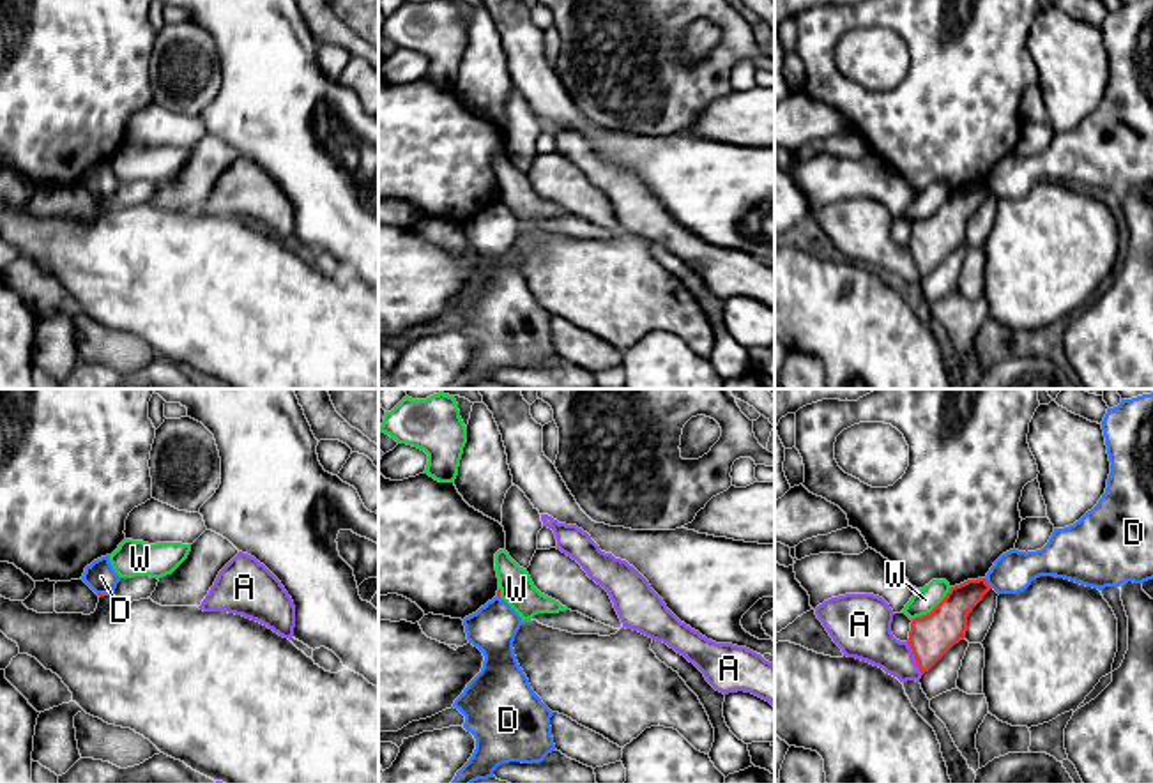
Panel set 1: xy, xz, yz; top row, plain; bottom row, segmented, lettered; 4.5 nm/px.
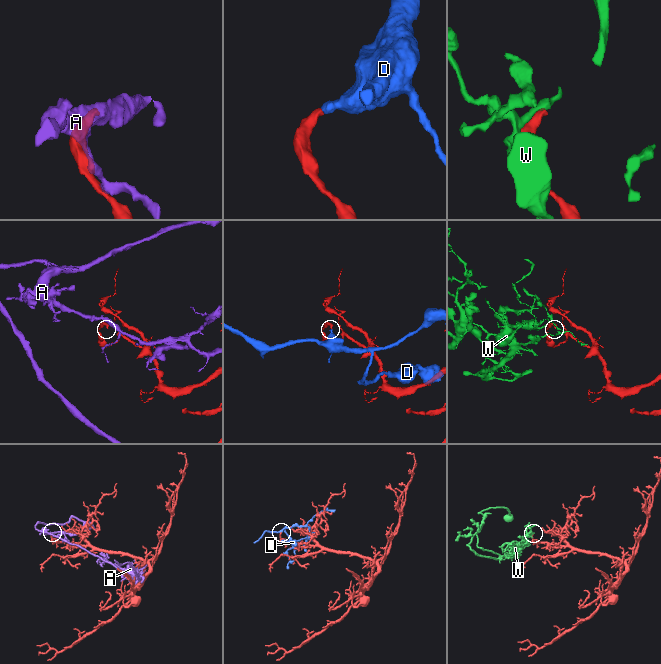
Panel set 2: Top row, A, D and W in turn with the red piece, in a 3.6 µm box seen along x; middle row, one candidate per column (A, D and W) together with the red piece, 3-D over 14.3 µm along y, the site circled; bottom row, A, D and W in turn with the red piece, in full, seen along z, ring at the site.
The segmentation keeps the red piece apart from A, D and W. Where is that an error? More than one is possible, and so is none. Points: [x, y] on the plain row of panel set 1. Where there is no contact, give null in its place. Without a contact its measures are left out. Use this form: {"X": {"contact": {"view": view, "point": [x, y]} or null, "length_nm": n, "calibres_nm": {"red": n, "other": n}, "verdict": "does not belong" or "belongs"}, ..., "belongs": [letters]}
{"A": {"contact": {"view": "yz", "point": [915, 262]}, "length_nm": 170, "calibres_nm": {"red": 200, "other": 220}, "verdict": "does not belong"}, "D": {"contact": {"view": "yz", "point": [987, 188]}, "length_nm": 60, "calibres_nm": {"red": 180, "other": 190}, "verdict": "does not belong"}, "W": {"contact": {"view": "yz", "point": [934, 212]}, "length_nm": 240, "calibres_nm": {"red": 200, "other": 110}, "verdict": "does not belong"}, "belongs": []}

